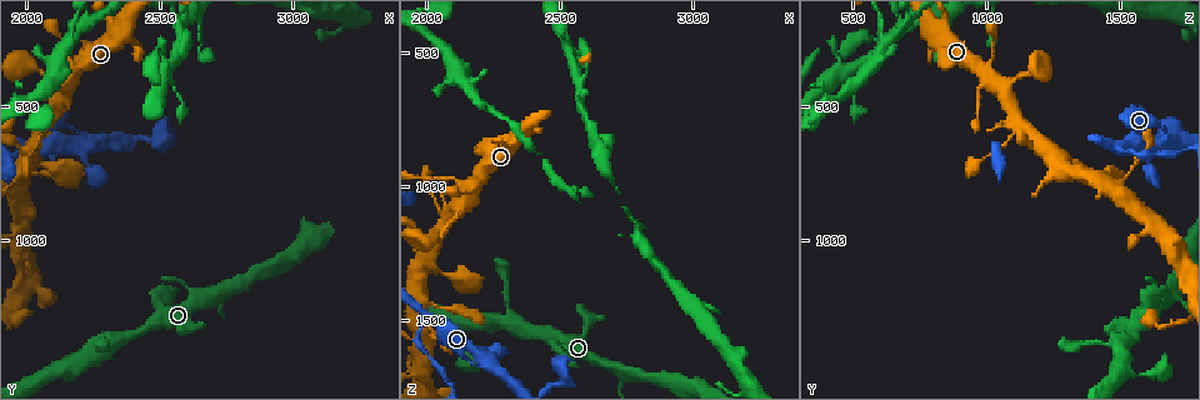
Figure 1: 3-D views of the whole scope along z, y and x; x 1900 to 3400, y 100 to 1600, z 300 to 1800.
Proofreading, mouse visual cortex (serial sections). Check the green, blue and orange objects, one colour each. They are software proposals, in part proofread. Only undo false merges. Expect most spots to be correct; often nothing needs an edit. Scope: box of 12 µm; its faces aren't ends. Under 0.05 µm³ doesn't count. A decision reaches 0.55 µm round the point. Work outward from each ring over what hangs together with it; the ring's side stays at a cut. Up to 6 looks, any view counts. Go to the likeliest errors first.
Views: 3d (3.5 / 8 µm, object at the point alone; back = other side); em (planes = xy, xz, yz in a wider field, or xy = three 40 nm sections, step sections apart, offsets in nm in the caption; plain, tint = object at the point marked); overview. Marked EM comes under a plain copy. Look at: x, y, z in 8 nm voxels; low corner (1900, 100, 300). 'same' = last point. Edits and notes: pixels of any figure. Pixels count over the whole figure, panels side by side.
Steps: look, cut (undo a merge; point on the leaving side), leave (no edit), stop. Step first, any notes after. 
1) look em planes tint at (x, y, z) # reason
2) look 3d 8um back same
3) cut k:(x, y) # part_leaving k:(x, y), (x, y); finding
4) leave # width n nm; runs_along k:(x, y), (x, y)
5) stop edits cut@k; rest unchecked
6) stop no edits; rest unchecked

look em planes tint at (2000, 660, 1500) # three-way junction

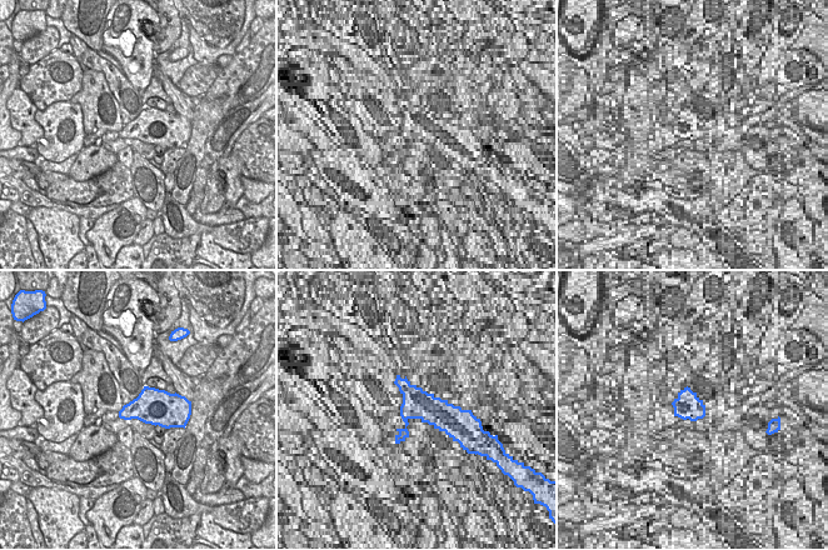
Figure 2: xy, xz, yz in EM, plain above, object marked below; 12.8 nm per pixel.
look 3d 3.5um same

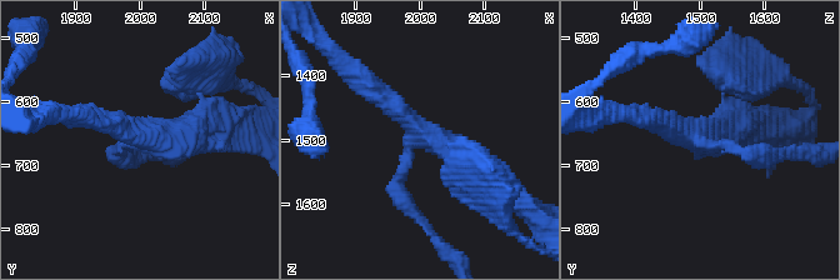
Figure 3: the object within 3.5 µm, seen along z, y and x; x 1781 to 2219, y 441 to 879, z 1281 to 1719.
leave # continuous, no second cell

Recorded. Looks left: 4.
look 3d 3.5um at (2100, 440, 960) # calibre changes

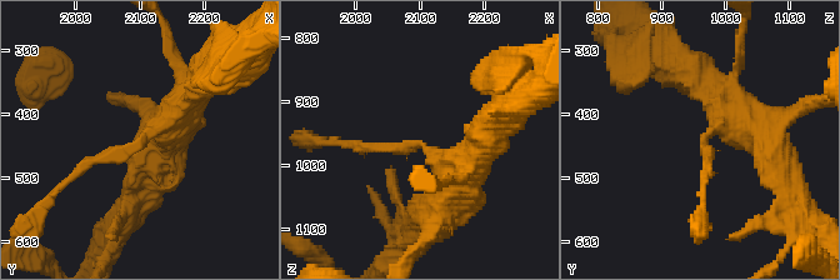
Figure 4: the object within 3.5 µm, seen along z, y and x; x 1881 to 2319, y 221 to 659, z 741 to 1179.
look em xy step 5 tint at (2100, 440, 965) # arm_widths 150, 400 nm; now the EM

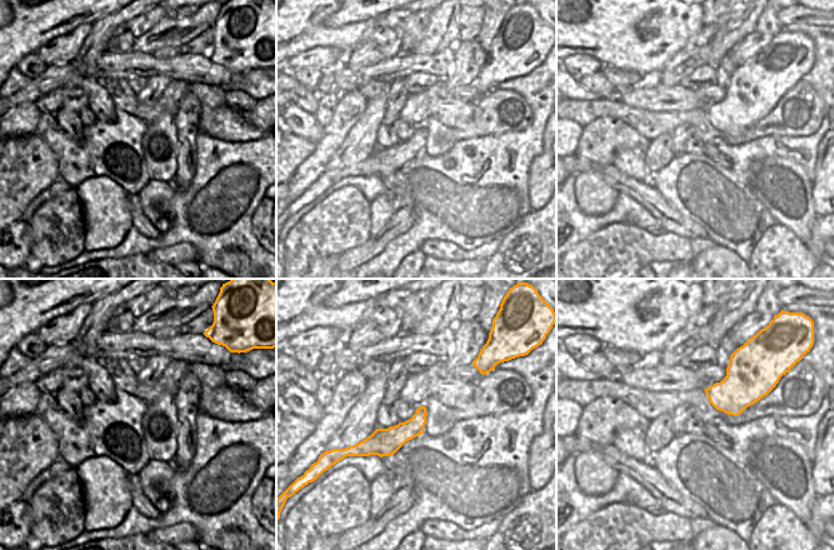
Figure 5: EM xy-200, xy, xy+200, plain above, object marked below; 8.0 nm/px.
leave # runs_along 4:(194, 93), (129, 150), (68, 178); continuous, no second cell

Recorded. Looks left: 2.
look 3d 3.5um at (2240, 720, 1620) # a narrow waist

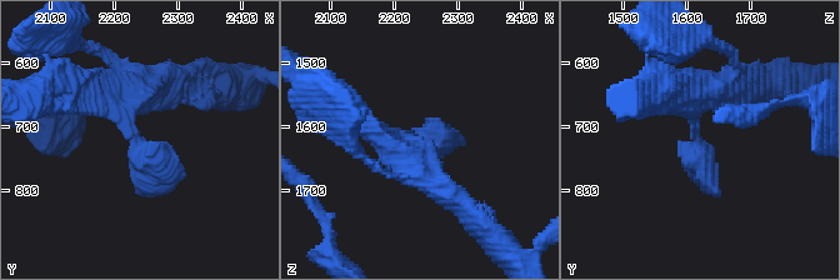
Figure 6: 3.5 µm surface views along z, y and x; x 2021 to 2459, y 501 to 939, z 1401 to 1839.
leave # runs_along 6:(81, 90), (128, 121), (146, 194); continuous, no second cell

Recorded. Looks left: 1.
stop no edits; rest unchecked

